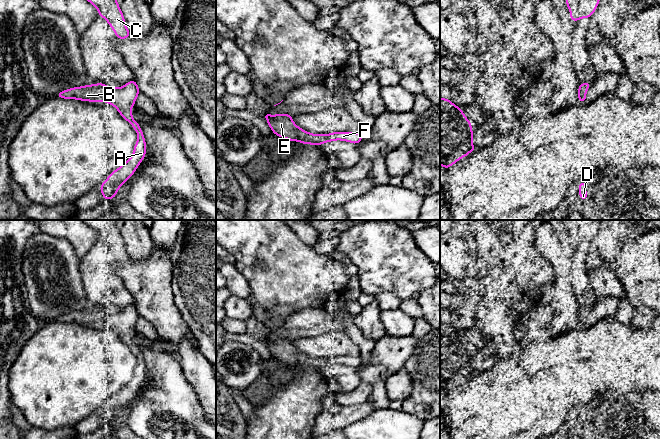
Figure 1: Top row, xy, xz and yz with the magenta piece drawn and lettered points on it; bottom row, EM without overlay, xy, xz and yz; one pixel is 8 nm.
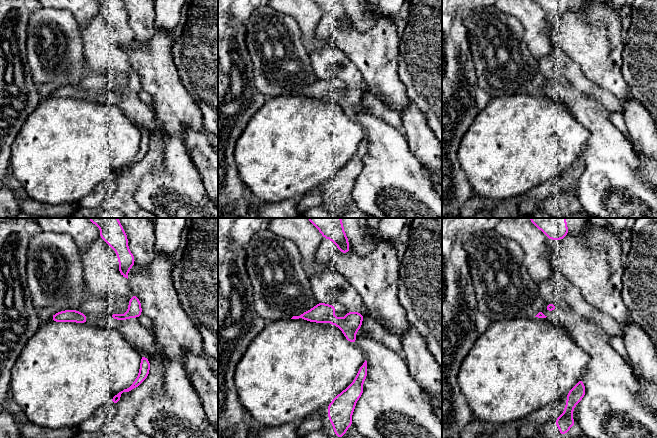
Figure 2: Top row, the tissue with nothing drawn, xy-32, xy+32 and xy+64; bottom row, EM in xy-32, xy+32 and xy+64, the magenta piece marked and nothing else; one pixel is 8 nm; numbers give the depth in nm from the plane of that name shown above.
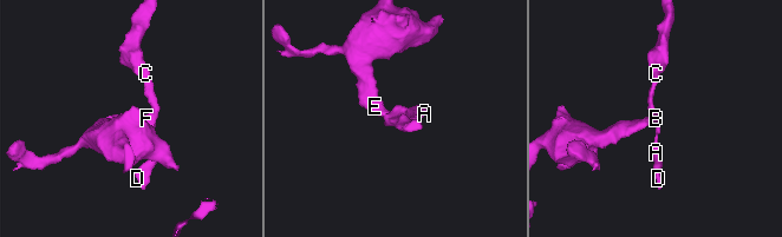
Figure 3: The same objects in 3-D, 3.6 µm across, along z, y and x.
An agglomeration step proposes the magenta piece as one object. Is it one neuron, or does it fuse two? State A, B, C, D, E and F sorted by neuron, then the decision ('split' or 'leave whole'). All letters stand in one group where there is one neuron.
groups A C D F / B E; split

